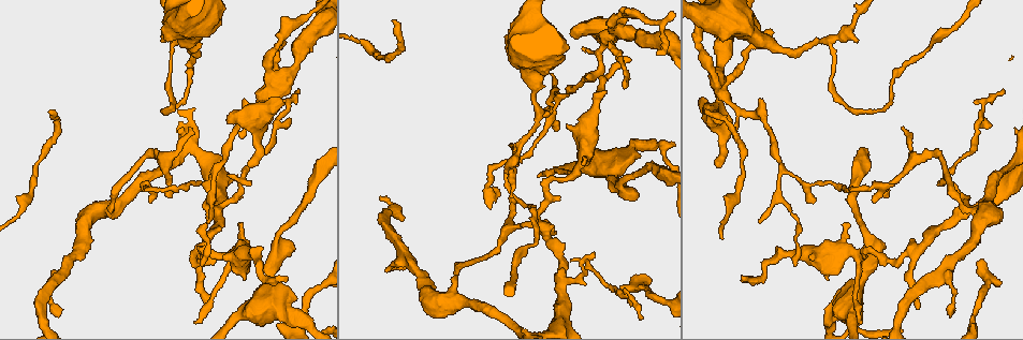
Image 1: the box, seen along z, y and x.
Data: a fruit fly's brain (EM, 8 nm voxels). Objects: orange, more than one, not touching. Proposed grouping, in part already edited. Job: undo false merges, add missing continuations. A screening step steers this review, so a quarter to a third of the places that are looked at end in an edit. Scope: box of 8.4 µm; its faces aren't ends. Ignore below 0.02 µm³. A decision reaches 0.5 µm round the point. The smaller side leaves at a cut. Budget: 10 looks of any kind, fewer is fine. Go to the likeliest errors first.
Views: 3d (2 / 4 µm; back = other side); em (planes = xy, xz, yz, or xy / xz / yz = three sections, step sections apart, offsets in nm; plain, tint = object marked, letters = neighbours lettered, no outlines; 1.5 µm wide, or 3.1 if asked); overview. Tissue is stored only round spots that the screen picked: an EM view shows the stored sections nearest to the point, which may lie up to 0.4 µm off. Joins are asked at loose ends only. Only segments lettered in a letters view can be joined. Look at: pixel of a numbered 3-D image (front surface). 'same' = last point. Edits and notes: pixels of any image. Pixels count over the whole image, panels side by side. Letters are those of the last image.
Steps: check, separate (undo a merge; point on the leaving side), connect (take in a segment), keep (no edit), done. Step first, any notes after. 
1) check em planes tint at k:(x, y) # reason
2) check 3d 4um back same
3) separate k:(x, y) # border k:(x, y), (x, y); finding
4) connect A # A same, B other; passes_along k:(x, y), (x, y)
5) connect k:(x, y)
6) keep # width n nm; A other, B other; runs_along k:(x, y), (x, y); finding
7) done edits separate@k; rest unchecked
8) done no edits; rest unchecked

check em planes tint at 1:(720, 91) # four or more arms meet

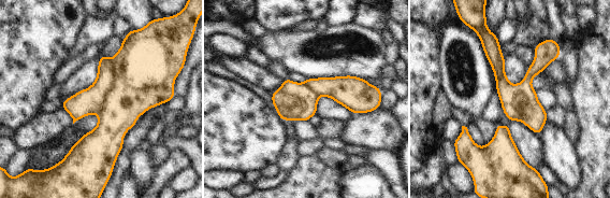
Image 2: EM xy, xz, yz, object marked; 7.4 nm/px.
check em planes letters same # what lies round it

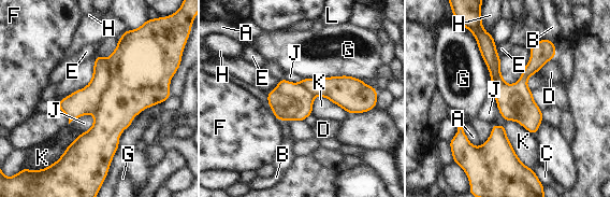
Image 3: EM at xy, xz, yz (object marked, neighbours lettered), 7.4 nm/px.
separate 3:(81, 102) # width 260 nm; A other, B other, C other, D other, E other, F other, G other, H other, J other, K other, L other; part_leaving 3:(483, 38), (498, 86), (534, 130); two neurons meet here

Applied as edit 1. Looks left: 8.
check overview # see it whole again

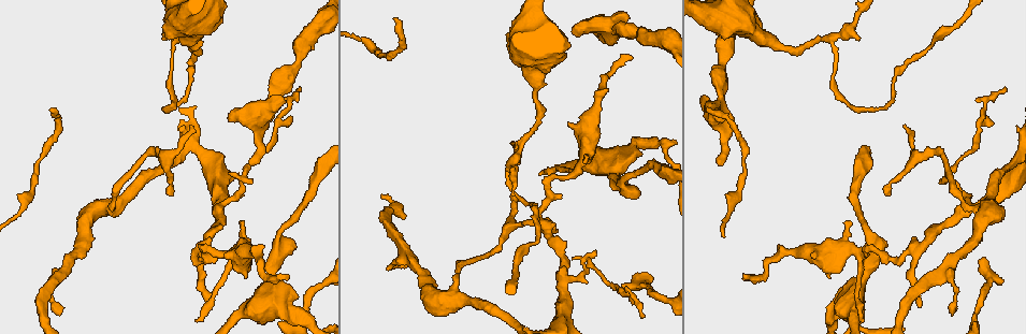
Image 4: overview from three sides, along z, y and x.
check 3d 4um at 4:(557, 232) # free end

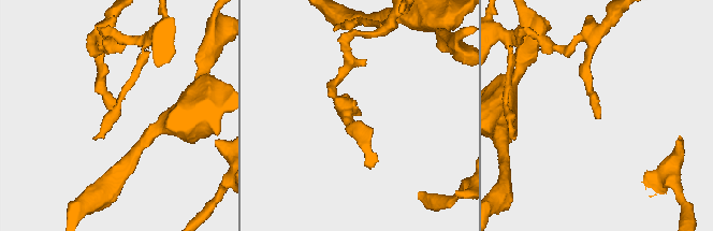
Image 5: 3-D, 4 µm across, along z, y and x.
check em planes letters at 5:(359, 114) # now the EM

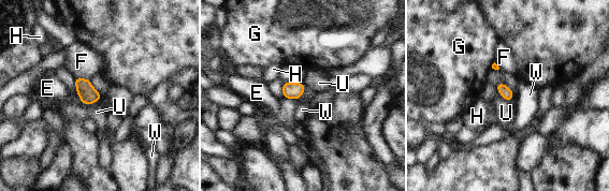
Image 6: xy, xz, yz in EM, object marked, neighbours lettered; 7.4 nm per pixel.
keep # E other, F other, G other, H other, U other, W other; border 6:(102, 96), (87, 105); no lettered segment goes on from it

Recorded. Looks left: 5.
check em yz step 8 letters at 4:(902, 126) # tapers out

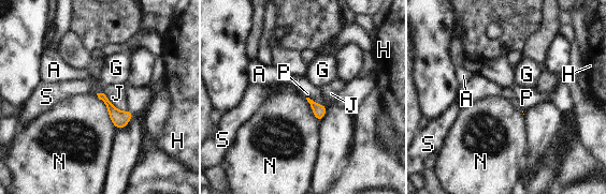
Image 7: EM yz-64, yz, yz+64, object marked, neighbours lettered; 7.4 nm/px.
check em planes letters same

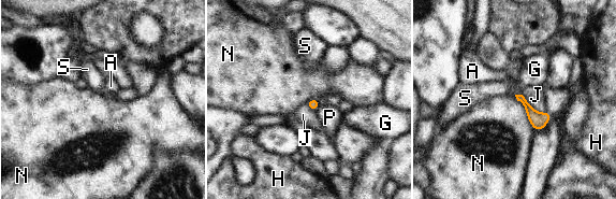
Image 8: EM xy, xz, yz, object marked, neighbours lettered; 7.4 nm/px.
keep # A other, G other, H other, J other, N other, P other, S other; no lettered segment goes on from it

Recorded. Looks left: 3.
check em xy step 4 tint at 4:(643, 315) # free end

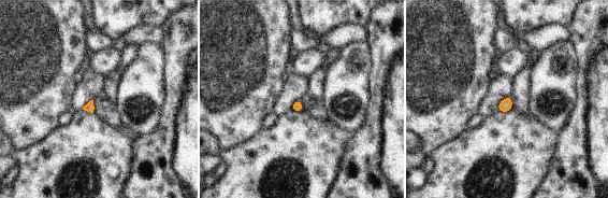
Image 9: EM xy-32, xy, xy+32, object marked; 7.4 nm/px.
check em planes letters same # another direction

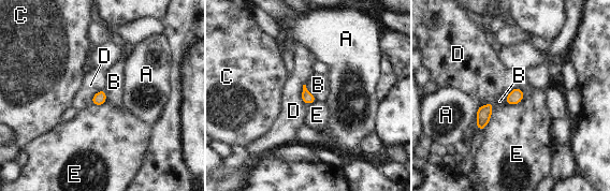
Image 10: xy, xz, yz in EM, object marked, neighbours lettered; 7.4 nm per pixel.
keep # width 90 nm; longest_contact D 170 nm; A other, B other, C other, D other, E other; none of them fits

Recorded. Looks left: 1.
done edits separate@3; rest unchecked

